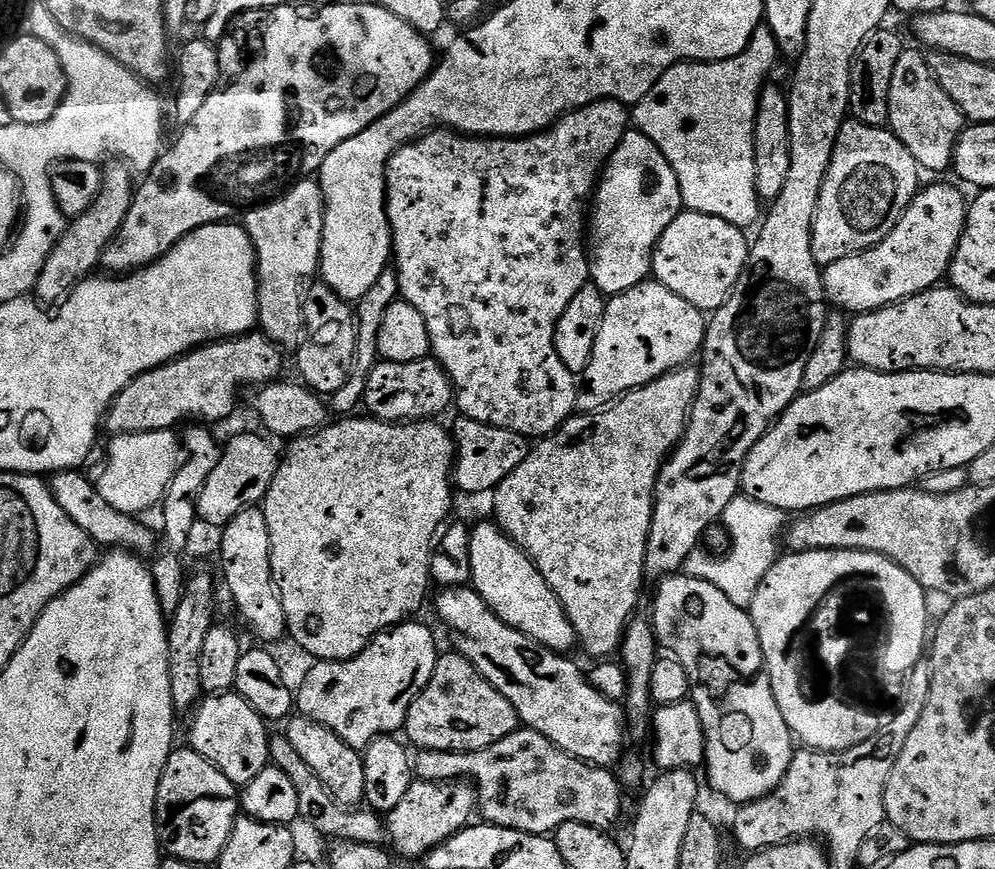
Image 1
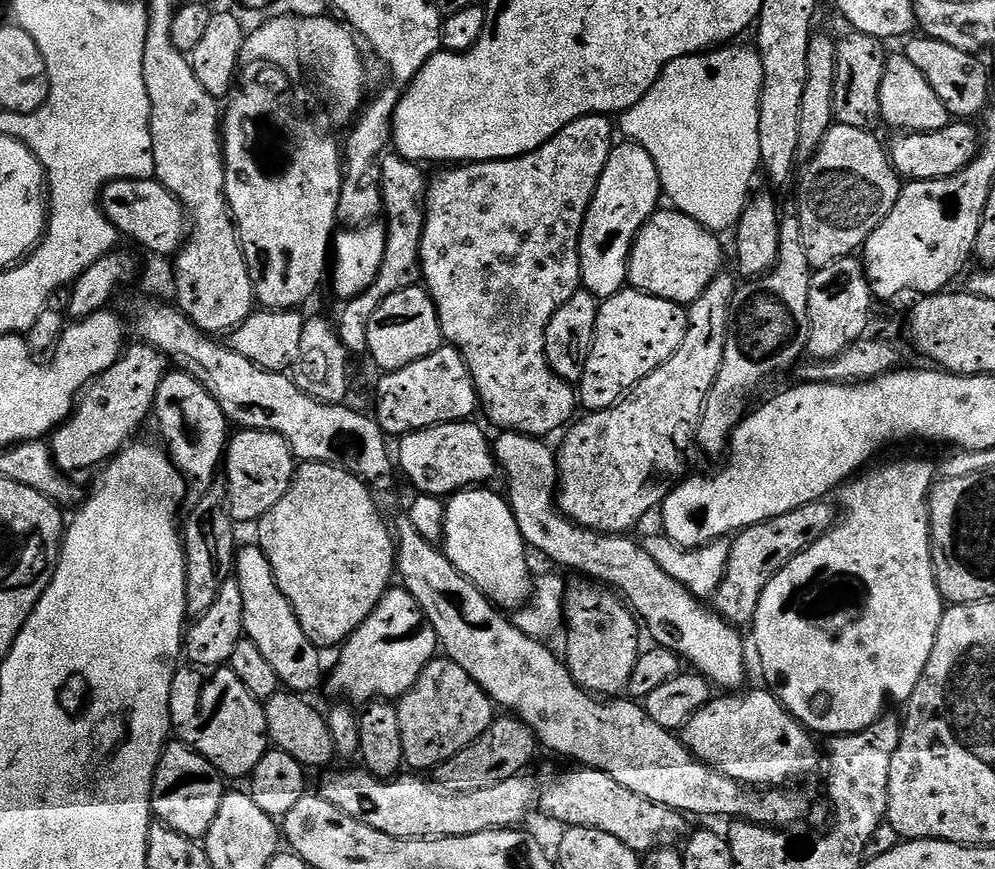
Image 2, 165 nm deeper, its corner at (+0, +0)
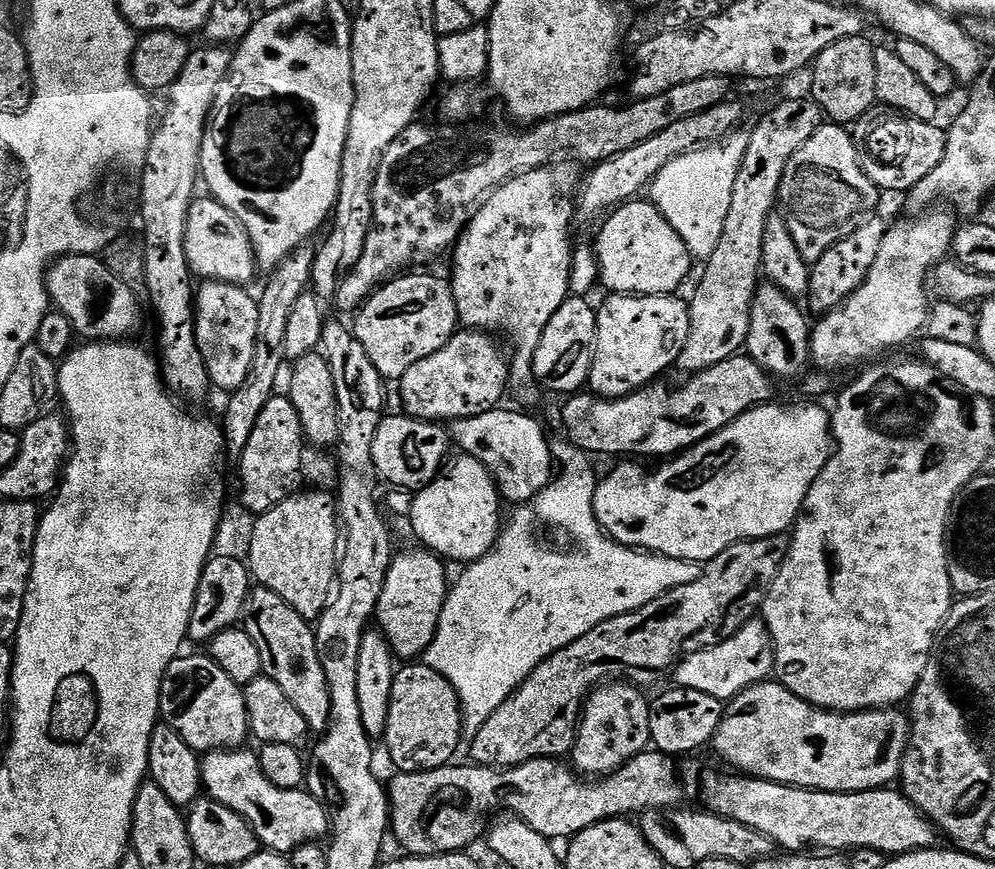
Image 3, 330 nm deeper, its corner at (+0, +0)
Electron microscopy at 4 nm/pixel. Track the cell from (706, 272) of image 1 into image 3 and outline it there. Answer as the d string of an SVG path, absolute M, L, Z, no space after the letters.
M644 198L629 200L615 209L600 226L600 238L596 245L600 284L608 287L609 293L671 296L681 291L679 288L683 286L684 279L692 272L694 257L686 242L682 242L678 230L662 218L655 204Z

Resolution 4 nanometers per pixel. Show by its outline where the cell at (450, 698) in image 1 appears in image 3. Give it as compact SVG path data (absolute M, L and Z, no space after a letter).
M408 662L397 671L394 678L394 690L390 690L390 718L386 718L386 730L384 731L383 743L388 743L388 756L392 764L400 772L429 772L432 768L442 768L449 763L448 760L456 752L460 744L460 736L464 732L464 719L460 714L460 699L438 674L438 670L431 668L423 662Z

